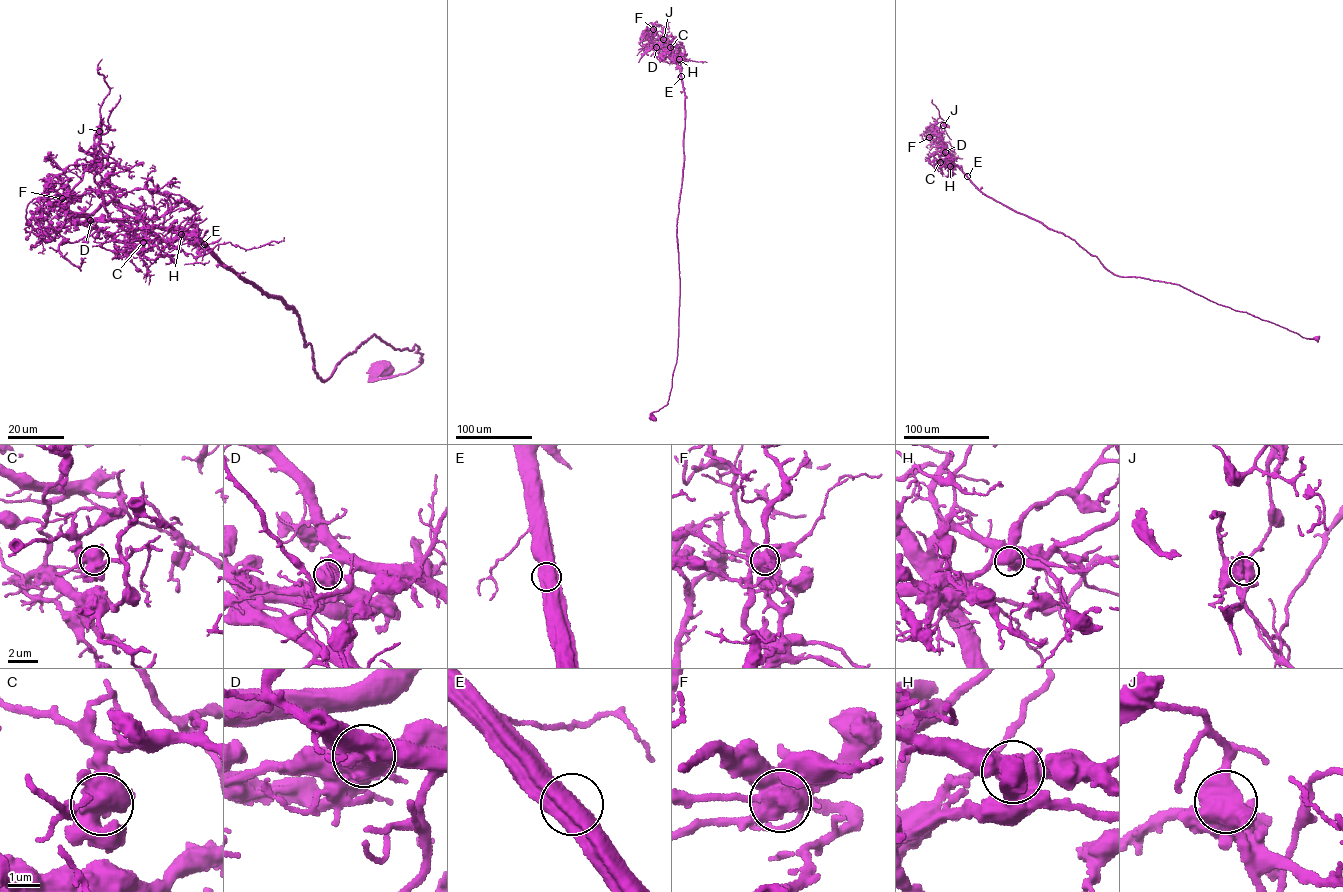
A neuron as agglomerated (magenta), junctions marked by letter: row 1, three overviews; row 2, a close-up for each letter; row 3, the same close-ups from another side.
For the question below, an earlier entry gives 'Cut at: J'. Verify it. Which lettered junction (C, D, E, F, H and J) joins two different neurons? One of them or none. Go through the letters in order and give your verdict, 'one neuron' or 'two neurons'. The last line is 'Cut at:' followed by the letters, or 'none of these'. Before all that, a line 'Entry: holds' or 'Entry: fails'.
Entry: fails
C: one neuron
D: one neuron
E: one neuron
F: one neuron
H: one neuron
J: one neuron
Cut at: none of these

